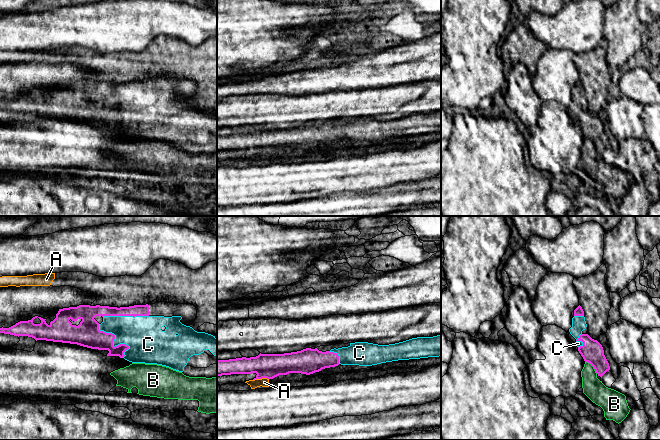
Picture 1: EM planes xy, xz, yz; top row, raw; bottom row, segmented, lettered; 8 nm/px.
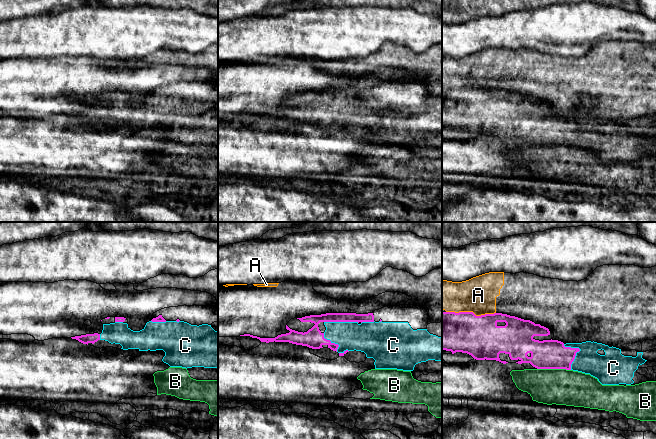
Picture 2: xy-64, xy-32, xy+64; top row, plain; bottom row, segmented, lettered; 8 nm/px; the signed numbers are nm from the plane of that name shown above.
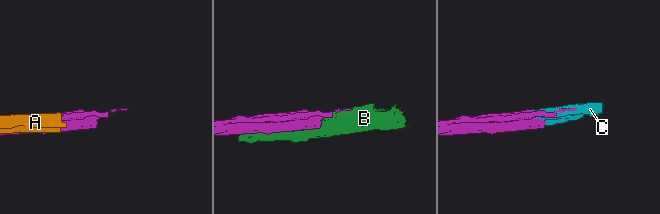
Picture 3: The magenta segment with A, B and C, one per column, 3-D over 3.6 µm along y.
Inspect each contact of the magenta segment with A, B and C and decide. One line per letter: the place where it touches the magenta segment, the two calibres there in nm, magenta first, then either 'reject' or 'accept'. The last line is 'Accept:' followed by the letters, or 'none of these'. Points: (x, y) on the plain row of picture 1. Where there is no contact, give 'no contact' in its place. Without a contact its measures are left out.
A: meets magenta in xz at (260, 154); 200 nm thick on the magenta side, 80 nm on the other; reject
B: meets magenta in yz at (592, 141); 180 nm thick on the magenta side, 170 nm on the other; reject
C: meets magenta in xy at (112, 119); 200 nm thick on the magenta side, 280 nm on the other; accept
Accept: C

